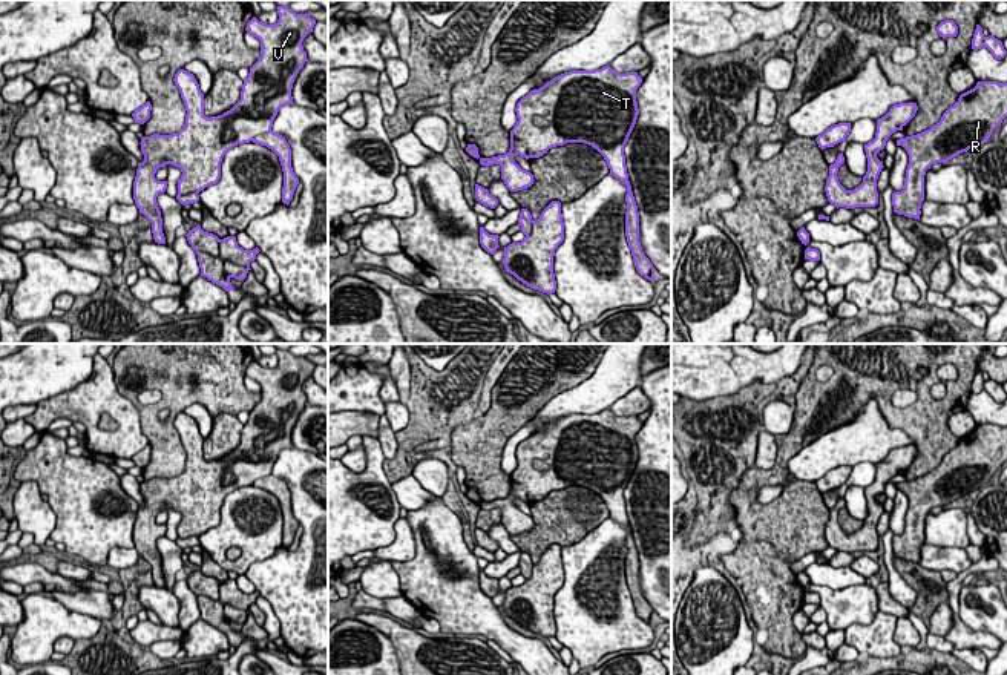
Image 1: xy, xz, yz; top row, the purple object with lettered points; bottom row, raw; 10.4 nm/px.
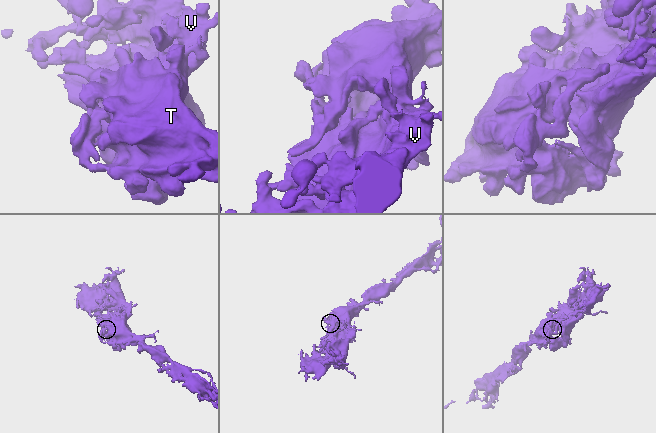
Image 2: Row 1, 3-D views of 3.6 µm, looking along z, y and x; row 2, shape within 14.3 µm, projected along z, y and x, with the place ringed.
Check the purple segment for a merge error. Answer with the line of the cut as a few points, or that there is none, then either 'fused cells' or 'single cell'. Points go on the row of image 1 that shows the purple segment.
cut none; single cell

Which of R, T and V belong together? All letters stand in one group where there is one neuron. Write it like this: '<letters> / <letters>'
R T V

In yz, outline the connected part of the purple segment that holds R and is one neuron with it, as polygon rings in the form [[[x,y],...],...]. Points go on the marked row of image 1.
[[[978,81],[959,95],[935,126],[897,140],[897,146],[906,149],[909,164],[903,190],[892,193],[894,212],[920,221],[926,170],[989,141],[1005,117],[1007,83]]]

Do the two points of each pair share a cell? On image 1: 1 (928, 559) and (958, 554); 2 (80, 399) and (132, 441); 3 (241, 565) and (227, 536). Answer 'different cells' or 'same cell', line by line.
1: same cell
2: same cell
3: same cell

